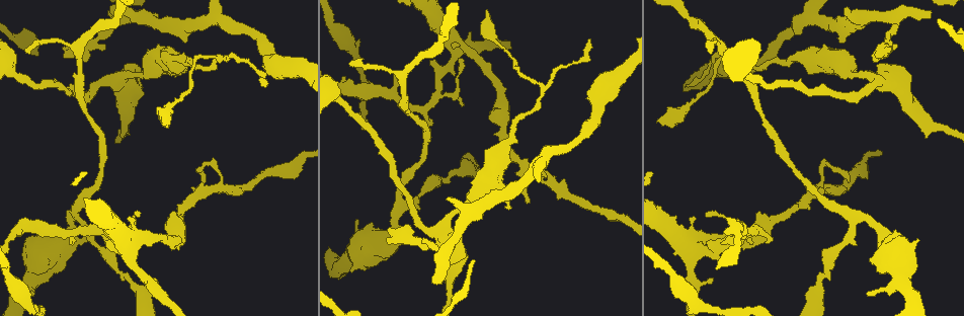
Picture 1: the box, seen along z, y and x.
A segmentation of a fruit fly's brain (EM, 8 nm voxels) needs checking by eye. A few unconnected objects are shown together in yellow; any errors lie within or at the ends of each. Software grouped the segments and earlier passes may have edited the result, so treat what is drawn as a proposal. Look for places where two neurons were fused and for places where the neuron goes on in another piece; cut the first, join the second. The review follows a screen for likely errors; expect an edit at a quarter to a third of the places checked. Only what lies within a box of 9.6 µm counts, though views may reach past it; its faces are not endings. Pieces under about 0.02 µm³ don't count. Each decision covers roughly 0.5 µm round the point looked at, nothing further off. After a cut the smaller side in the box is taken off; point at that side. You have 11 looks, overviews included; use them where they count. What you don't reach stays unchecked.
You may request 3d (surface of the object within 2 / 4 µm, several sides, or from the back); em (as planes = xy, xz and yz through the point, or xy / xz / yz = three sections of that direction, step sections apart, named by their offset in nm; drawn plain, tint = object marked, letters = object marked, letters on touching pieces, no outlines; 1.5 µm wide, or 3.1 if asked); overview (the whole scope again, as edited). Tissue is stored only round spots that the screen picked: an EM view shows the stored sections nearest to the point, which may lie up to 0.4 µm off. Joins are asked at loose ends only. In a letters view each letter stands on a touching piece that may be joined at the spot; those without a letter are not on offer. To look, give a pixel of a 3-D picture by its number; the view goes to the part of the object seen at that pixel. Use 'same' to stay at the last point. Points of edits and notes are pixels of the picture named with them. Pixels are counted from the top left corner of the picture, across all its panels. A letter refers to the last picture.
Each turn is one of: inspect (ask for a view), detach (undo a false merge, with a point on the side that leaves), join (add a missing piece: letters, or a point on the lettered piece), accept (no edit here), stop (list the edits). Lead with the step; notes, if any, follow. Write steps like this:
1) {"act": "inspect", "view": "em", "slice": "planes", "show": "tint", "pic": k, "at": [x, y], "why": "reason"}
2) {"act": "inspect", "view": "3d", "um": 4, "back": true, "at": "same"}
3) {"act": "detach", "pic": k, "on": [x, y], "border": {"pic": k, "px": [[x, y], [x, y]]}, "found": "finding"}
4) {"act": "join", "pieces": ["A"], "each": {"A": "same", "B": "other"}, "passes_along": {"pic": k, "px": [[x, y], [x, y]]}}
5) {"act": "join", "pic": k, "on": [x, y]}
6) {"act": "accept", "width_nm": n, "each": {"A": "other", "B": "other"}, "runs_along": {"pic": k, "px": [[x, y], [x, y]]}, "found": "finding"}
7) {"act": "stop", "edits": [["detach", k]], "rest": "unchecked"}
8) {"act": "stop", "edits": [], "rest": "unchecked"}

{"act": "inspect", "view": "3d", "um": 4, "pic": 1, "at": [546, 171]}

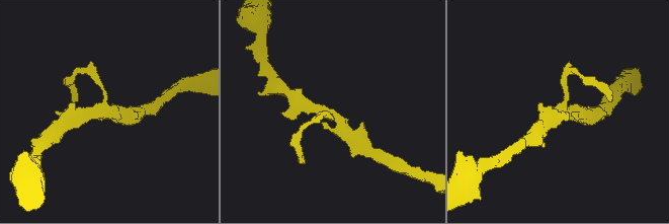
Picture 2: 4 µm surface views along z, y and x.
{"act": "inspect", "view": "em", "slice": "planes", "show": "plain", "pic": 2, "at": [101, 112], "why": "now the EM"}

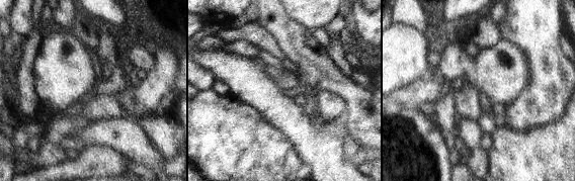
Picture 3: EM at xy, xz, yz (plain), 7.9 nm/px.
{"act": "inspect", "view": "em", "slice": "planes", "show": "letters", "at": "same", "why": "see the neighbours"}

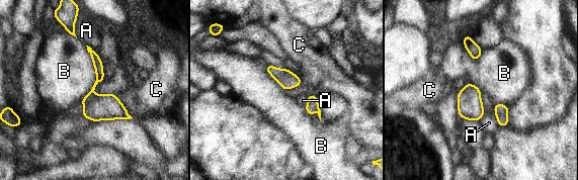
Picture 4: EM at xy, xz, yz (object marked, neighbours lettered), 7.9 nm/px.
{"act": "accept", "longest_contact_nm": ["B", 440], "each": {"A": "other", "B": "other", "C": "other"}, "runs_along": {"pic": 4, "px": [[93, 54], [98, 67], [93, 93], [126, 115]]}, "found": "one neuron here"}

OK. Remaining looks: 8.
{"act": "inspect", "view": "em", "slice": "planes", "show": "tint", "pic": 1, "at": [129, 75], "why": "thick turns thin"}

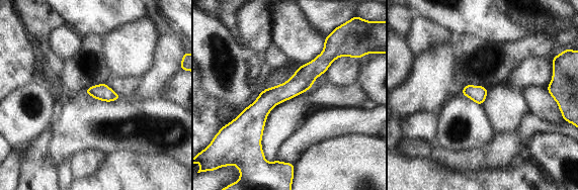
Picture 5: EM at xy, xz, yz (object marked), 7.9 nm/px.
{"act": "inspect", "view": "em", "slice": "planes", "show": "letters", "at": "same"}

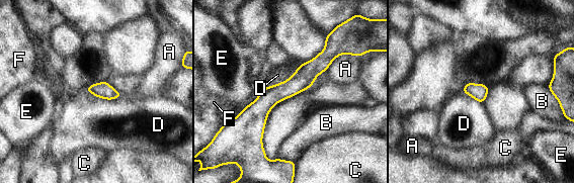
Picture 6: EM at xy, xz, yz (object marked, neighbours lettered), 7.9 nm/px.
{"act": "accept", "width_nm": 50, "each": {"A": "other", "B": "other", "C": "other", "D": "other", "E": "other", "F": "other"}, "border": {"pic": 6, "px": [[85, 89], [105, 99], [121, 96]]}, "found": "all the same neuron"}

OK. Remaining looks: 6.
{"act": "inspect", "view": "3d", "um": 2, "pic": 1, "at": [89, 45], "why": "thick turns thin"}

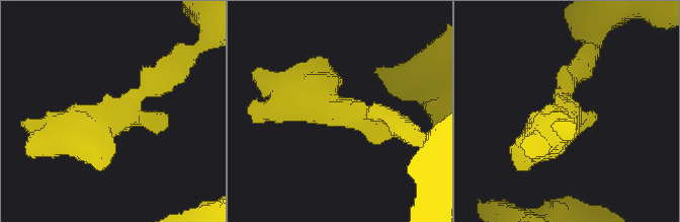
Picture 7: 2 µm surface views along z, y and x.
{"act": "inspect", "view": "em", "slice": "planes", "show": "plain", "pic": 7, "at": [113, 114], "arm_widths_nm": [190, 280], "why": "now the EM"}

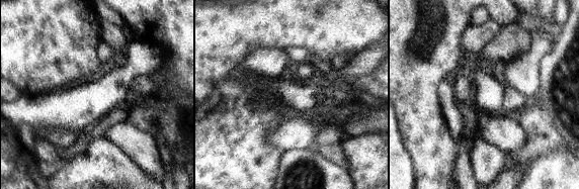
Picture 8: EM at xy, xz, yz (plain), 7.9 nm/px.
{"act": "inspect", "view": "em", "slice": "planes", "show": "letters", "at": "same", "why": "see the neighbours"}

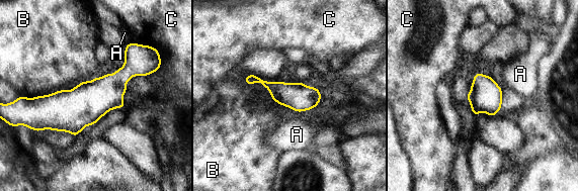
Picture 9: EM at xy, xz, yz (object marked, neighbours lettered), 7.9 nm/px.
{"act": "accept", "width_nm": 220, "each": {"A": "other", "B": "other", "C": "other"}, "runs_along": {"pic": 9, "px": [[149, 69], [88, 102], [34, 101]]}, "found": "continuous, no second neuron"}

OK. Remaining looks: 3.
{"act": "inspect", "view": "3d", "um": 2, "pic": 1, "at": [495, 43], "why": "thick turns thin"}

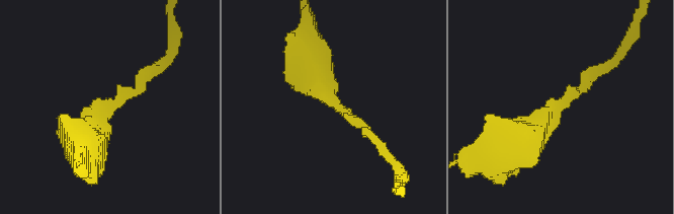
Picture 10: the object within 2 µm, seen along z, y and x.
{"act": "inspect", "view": "em", "slice": "planes", "show": "letters", "pic": 10, "at": [109, 109], "why": "shape alone is not enough"}

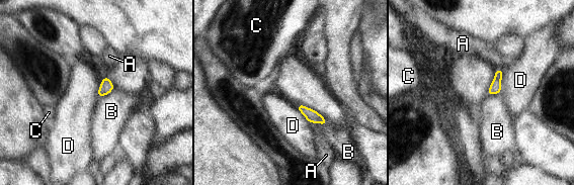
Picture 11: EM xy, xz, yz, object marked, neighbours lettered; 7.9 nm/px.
{"act": "accept", "width_nm": 20, "each": {"A": "other", "B": "other", "C": "other", "D": "other"}, "border": {"pic": 11, "px": [[113, 88], [100, 97]]}, "found": "all the same neuron"}

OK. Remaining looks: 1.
{"act": "stop", "edits": [], "rest": "unchecked"}

